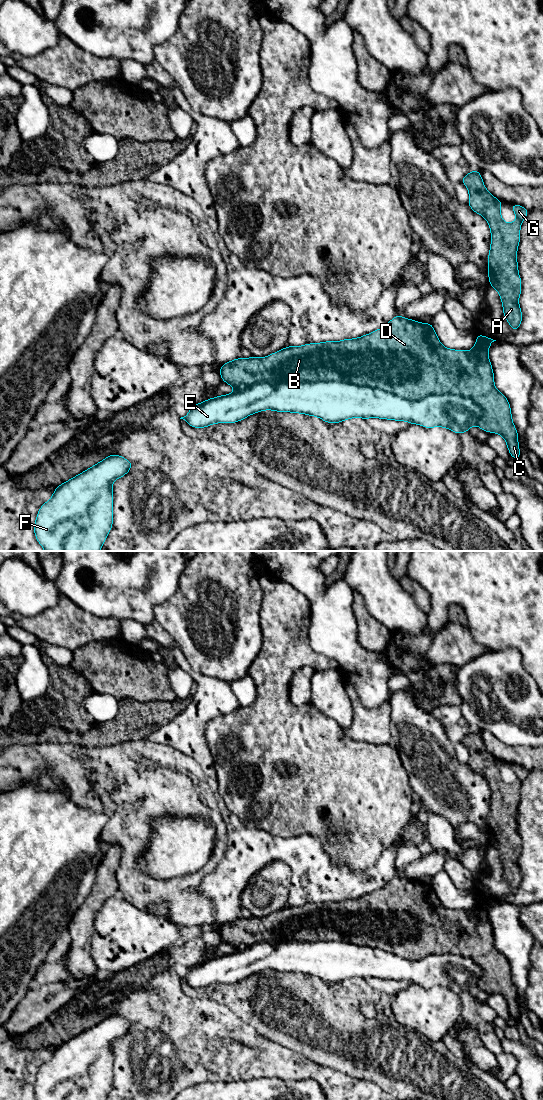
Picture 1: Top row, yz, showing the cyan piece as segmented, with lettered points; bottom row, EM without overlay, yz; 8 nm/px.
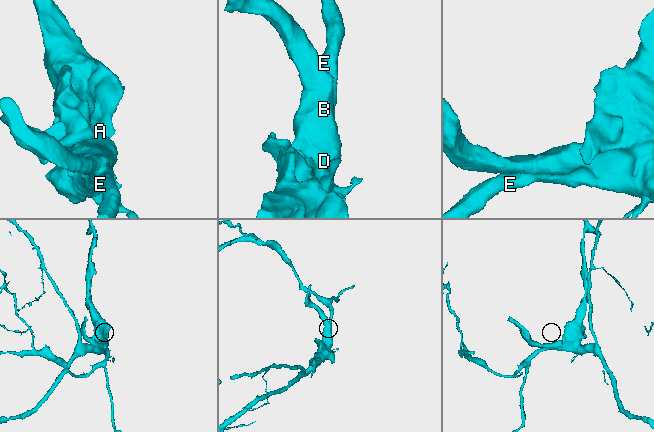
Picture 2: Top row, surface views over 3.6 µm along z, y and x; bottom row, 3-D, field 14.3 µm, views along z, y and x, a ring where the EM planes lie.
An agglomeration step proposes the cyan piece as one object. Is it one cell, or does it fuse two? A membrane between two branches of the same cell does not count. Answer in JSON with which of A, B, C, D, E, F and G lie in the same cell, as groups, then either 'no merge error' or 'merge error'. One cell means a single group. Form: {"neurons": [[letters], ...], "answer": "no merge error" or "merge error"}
{"neurons": [["A", "B", "C", "D", "G"], ["E", "F"]], "answer": "merge error"}

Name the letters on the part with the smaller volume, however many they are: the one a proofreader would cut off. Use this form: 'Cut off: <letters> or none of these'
Cut off: A, B, C, D, G

